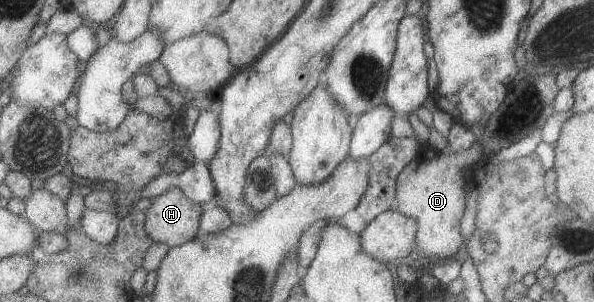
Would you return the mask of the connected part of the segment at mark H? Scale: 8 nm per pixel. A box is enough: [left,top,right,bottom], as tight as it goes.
[145,187,202,248]

